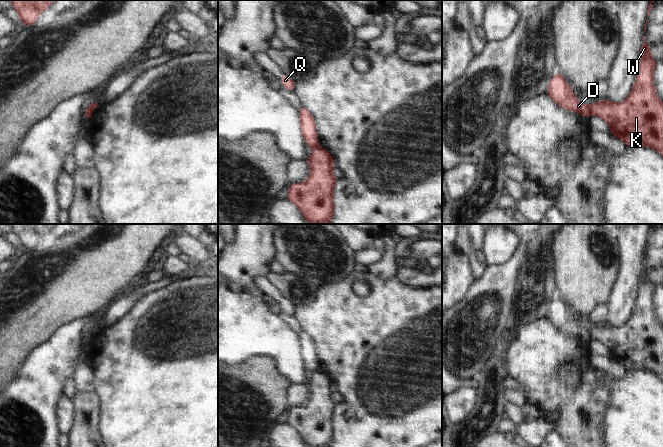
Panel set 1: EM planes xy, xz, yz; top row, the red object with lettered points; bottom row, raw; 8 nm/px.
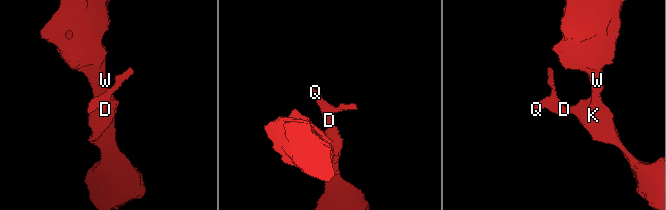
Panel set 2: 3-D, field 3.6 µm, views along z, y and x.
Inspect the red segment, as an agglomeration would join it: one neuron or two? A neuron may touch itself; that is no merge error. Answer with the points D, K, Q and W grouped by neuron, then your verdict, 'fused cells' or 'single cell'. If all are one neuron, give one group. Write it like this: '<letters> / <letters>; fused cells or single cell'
D Q / K W; fused cells

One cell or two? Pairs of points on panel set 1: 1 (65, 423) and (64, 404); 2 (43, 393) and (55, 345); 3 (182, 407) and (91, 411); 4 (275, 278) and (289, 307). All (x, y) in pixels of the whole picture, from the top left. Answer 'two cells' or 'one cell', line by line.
1: one cell
2: one cell
3: two cells
4: two cells

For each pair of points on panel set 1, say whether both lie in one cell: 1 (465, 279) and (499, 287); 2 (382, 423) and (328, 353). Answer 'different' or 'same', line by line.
1: different
2: same

